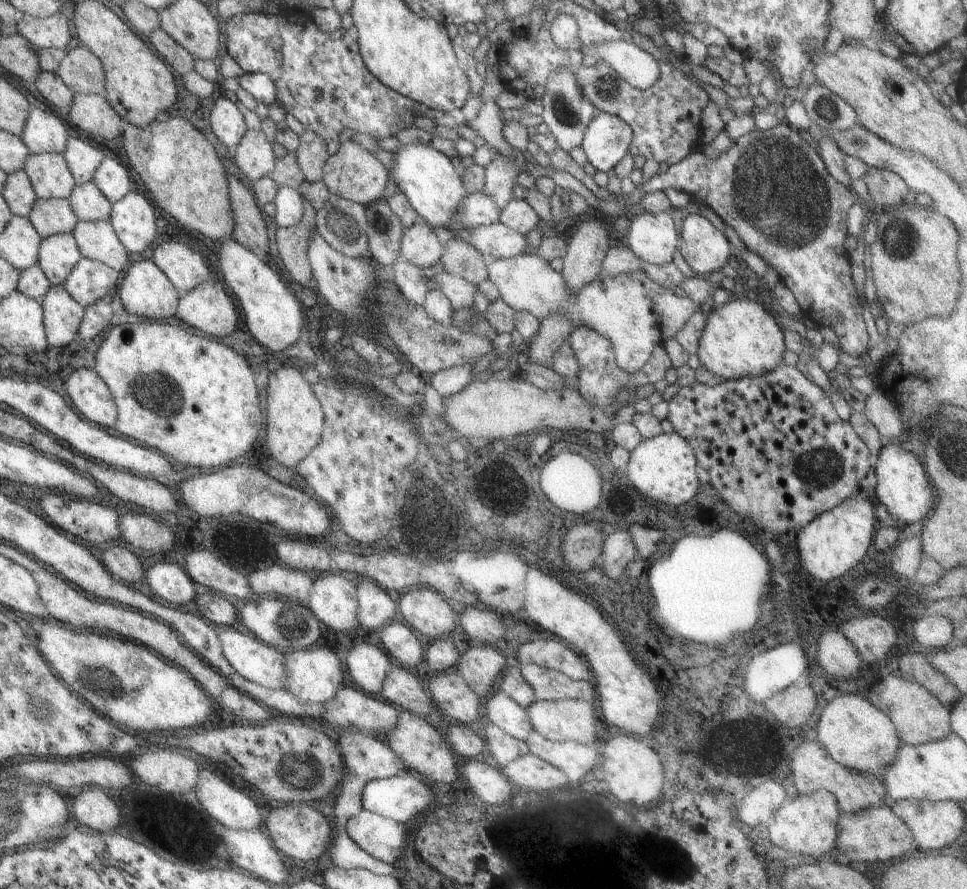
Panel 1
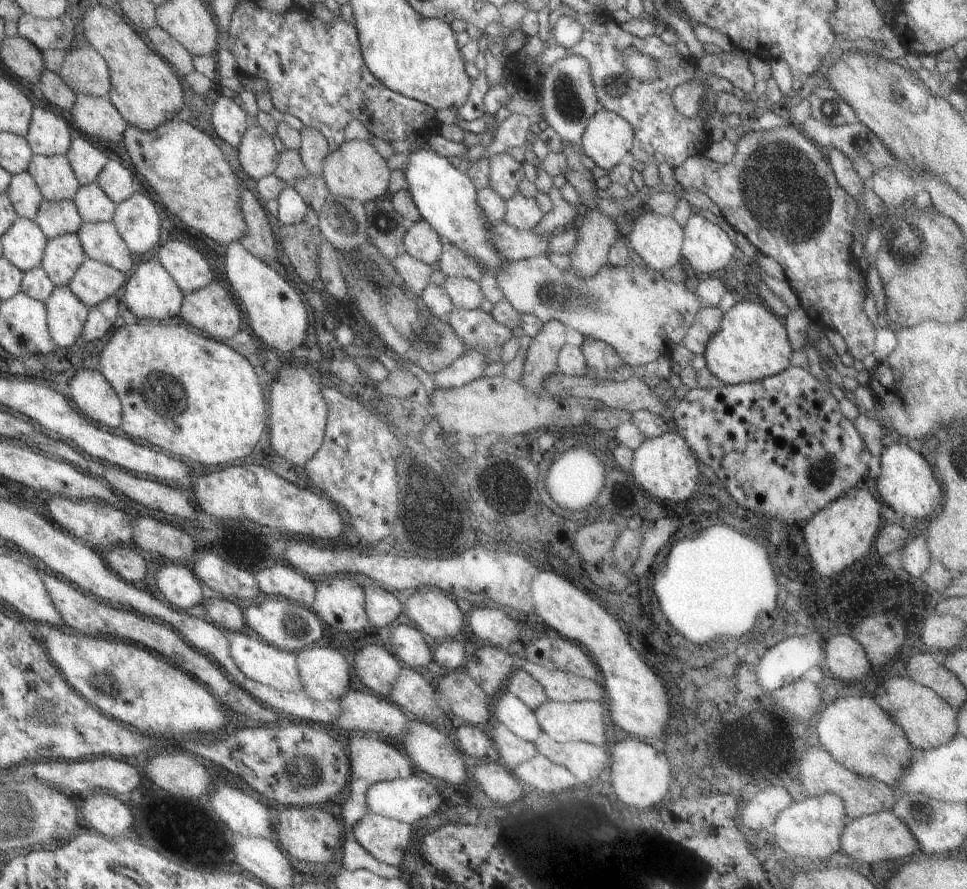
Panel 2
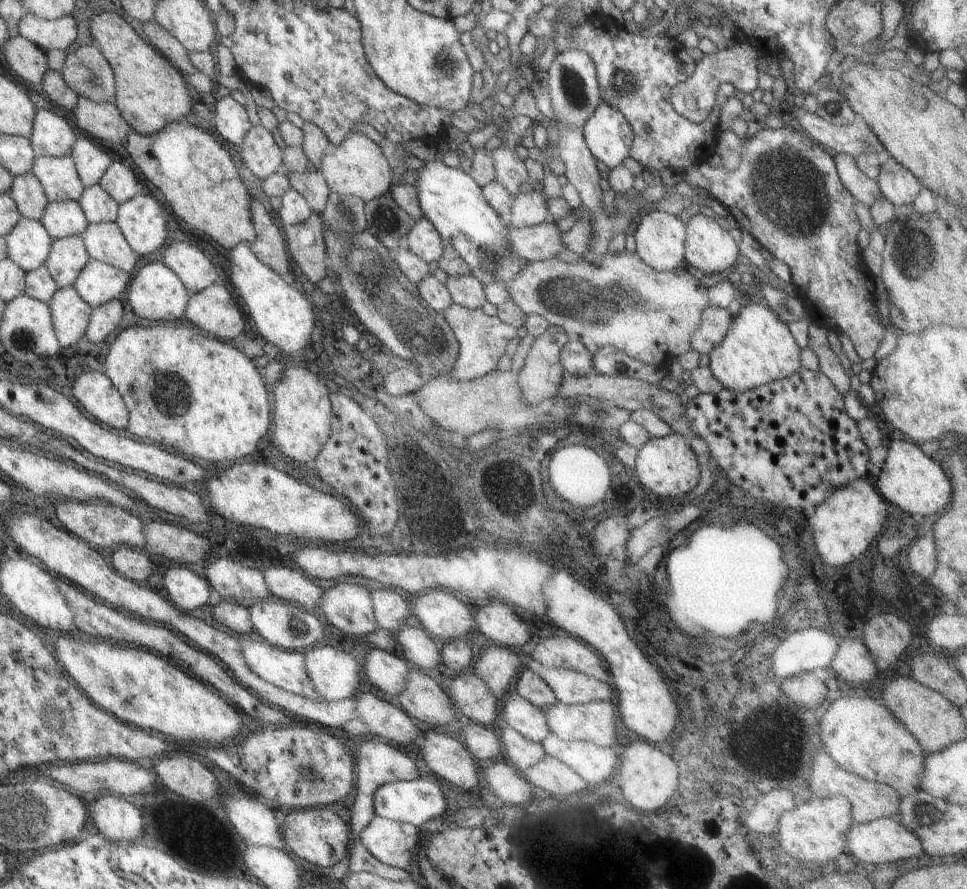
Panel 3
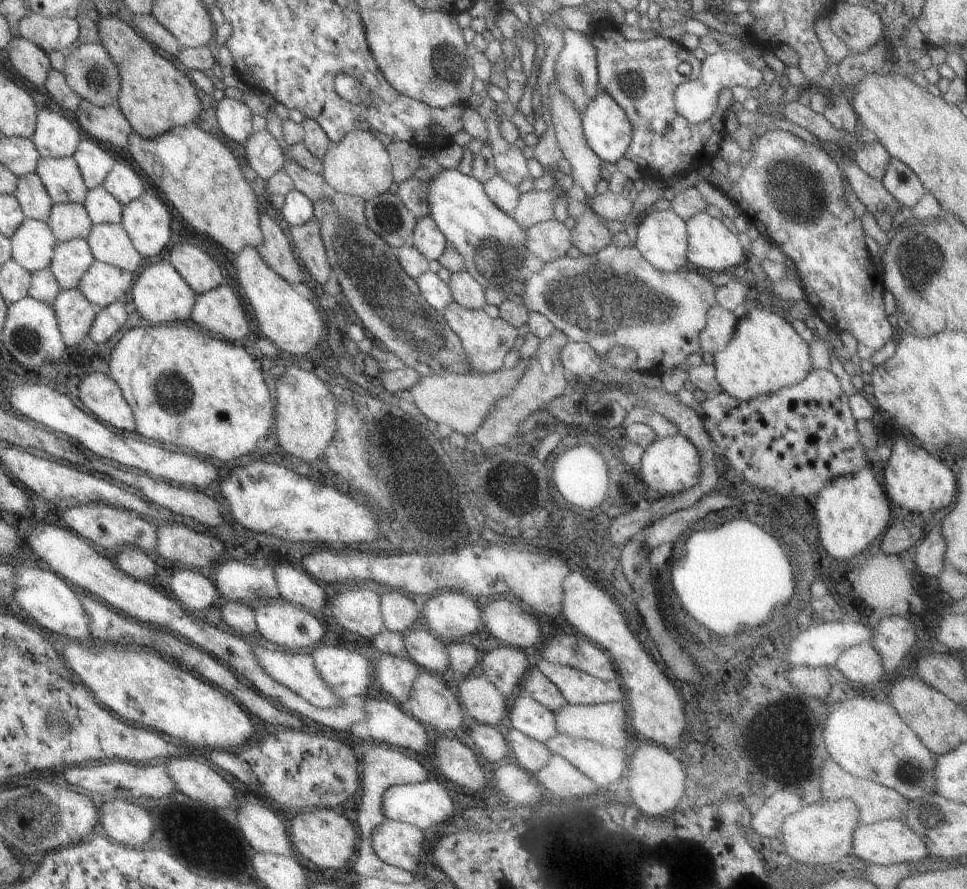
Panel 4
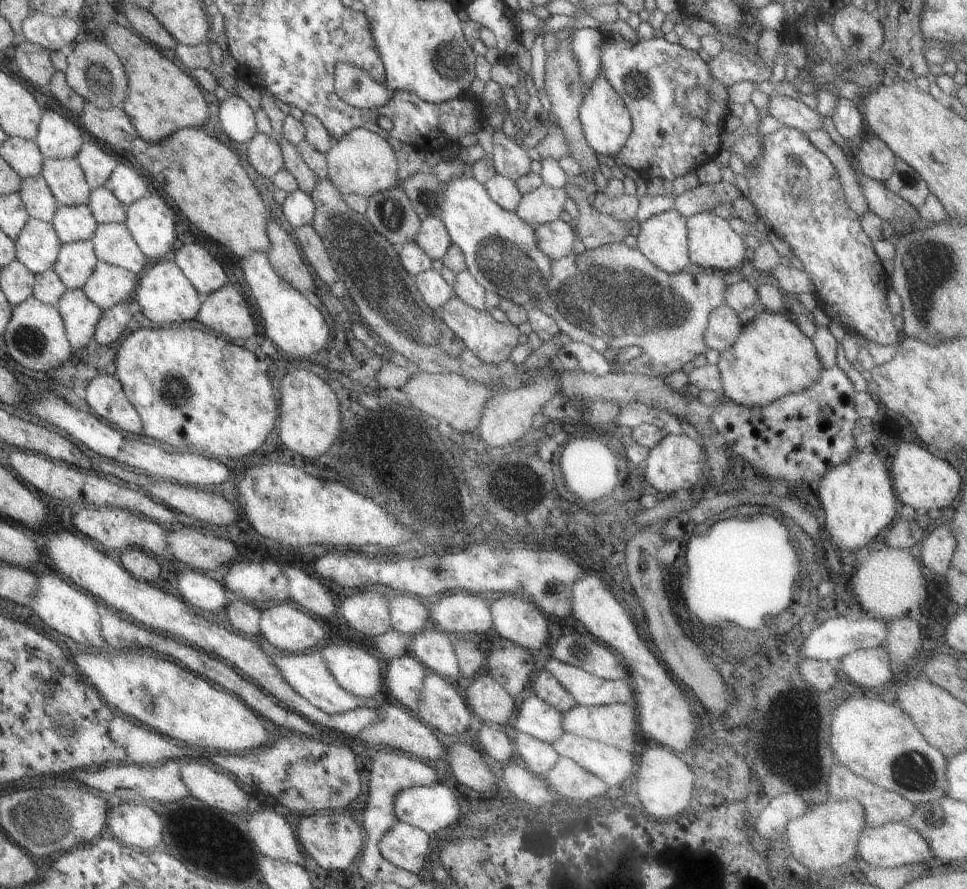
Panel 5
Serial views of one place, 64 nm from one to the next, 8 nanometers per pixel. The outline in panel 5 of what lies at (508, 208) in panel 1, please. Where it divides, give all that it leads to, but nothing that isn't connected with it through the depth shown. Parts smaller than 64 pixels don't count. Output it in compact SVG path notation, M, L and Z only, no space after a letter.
M540 185L522 194L513 212L531 226L550 223L559 219L565 200L567 197L561 187Z

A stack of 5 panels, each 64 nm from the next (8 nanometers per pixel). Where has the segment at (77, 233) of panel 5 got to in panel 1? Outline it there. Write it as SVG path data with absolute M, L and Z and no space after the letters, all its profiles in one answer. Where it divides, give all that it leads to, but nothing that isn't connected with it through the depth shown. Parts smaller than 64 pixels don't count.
M36 197L31 210L27 212L26 219L40 238L68 234L78 222L71 212L67 199L57 198L39 199Z

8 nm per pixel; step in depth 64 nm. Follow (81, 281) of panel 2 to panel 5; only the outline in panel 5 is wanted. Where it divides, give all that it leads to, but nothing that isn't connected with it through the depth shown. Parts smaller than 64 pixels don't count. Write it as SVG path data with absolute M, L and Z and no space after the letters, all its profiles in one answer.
M97 261L80 289L95 306L106 311L114 304L130 301L137 281L128 270Z

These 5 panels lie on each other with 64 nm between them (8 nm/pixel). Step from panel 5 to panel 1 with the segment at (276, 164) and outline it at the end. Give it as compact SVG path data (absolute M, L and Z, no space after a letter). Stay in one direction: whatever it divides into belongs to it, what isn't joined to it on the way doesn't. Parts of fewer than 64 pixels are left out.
M246 130L234 148L235 166L250 181L265 176L274 167L273 149L261 130Z

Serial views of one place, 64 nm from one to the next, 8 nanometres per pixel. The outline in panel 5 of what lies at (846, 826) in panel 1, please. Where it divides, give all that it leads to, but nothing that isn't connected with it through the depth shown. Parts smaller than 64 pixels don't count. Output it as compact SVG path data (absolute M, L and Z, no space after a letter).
M904 822L888 823L867 828L857 842L857 856L876 867L903 867L923 863L933 858L922 836Z

